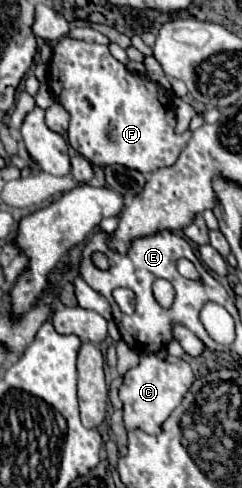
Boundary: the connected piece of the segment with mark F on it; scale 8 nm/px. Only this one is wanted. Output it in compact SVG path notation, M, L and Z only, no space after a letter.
M62 38L48 64L48 86L56 100L68 110L68 142L92 166L126 166L142 174L152 174L176 162L186 146L176 136L176 112L168 98L160 98L154 82L146 82L126 70L110 56L106 46Z

